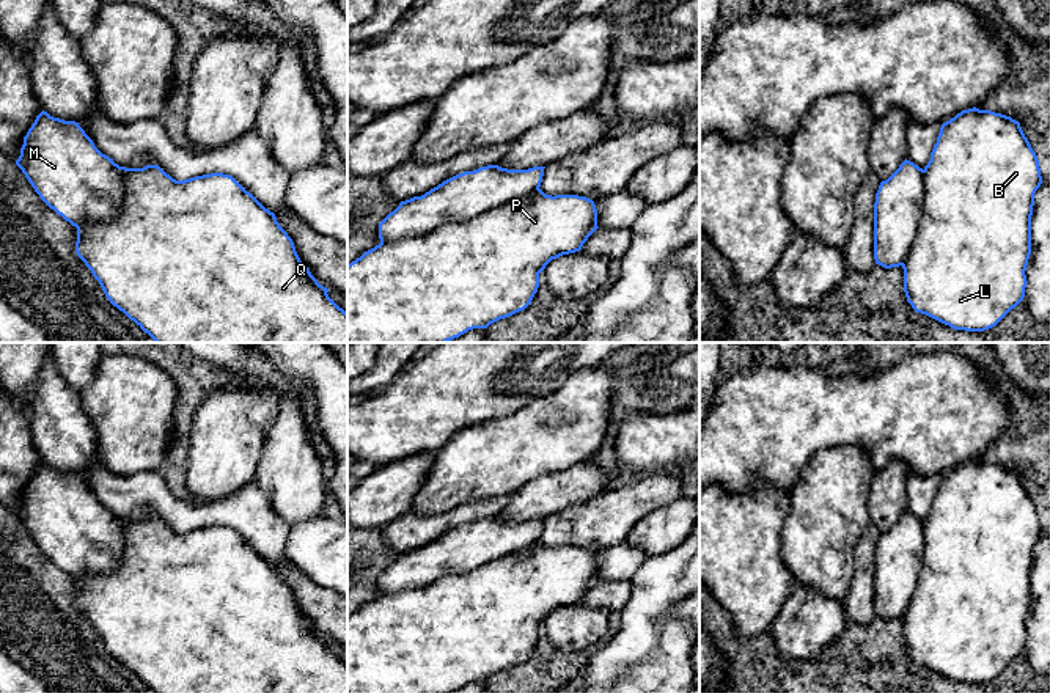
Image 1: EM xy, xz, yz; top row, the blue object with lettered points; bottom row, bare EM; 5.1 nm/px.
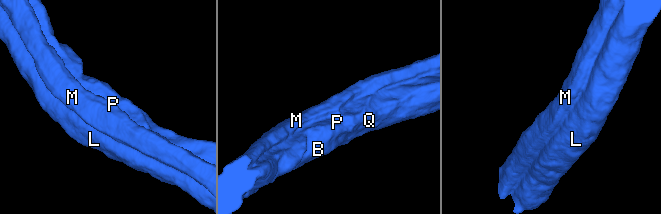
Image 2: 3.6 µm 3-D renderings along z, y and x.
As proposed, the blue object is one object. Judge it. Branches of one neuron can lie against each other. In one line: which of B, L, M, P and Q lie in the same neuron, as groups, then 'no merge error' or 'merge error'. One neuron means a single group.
B L M P Q; no merge error

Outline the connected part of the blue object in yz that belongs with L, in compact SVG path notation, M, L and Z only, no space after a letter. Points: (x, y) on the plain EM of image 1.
M976 459L962 462L942 476L924 520L905 511L887 533L880 534L874 555L876 616L904 621L904 644L916 665L954 682L989 682L1025 649L1031 567L1034 545L1041 536L1037 508L1019 473Z

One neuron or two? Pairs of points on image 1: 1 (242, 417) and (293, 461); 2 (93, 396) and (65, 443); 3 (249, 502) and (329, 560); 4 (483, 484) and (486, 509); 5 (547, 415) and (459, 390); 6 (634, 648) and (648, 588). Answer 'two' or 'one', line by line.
1: one
2: two
3: two
4: two
5: two
6: one

